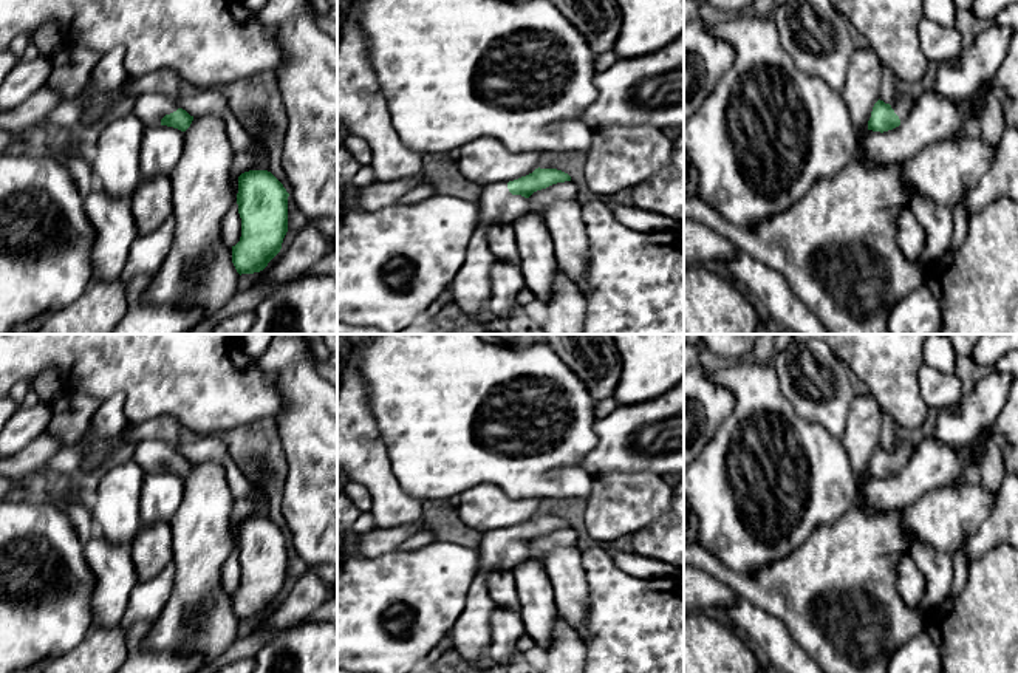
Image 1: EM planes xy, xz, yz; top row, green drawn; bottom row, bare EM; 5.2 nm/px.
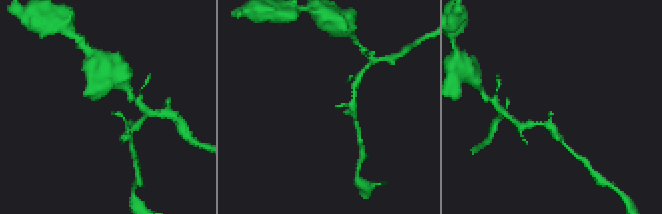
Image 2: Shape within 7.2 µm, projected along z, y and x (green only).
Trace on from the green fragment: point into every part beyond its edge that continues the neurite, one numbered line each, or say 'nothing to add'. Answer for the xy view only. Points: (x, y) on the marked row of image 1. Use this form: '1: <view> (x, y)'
1: xy (150, 107)

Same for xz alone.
1: xz (472, 288)

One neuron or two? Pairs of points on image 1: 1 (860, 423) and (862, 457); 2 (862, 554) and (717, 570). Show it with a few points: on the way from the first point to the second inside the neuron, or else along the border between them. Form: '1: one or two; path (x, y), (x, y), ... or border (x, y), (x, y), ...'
1: one; path (860, 430), (860, 449)
2: one; path (826, 582), (752, 582)

